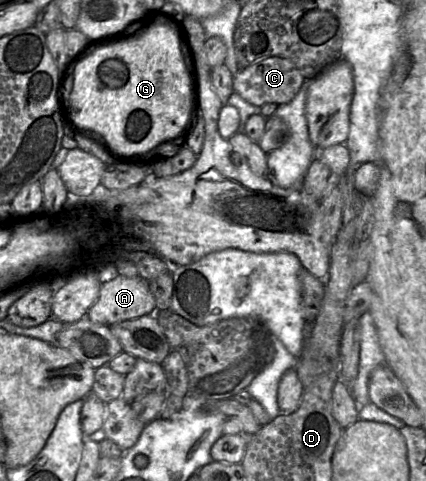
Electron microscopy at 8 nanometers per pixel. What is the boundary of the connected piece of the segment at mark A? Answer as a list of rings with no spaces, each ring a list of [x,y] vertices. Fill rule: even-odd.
[[[117,277],[102,283],[99,296],[86,316],[95,324],[113,324],[154,314],[156,303],[149,282],[141,277]]]

